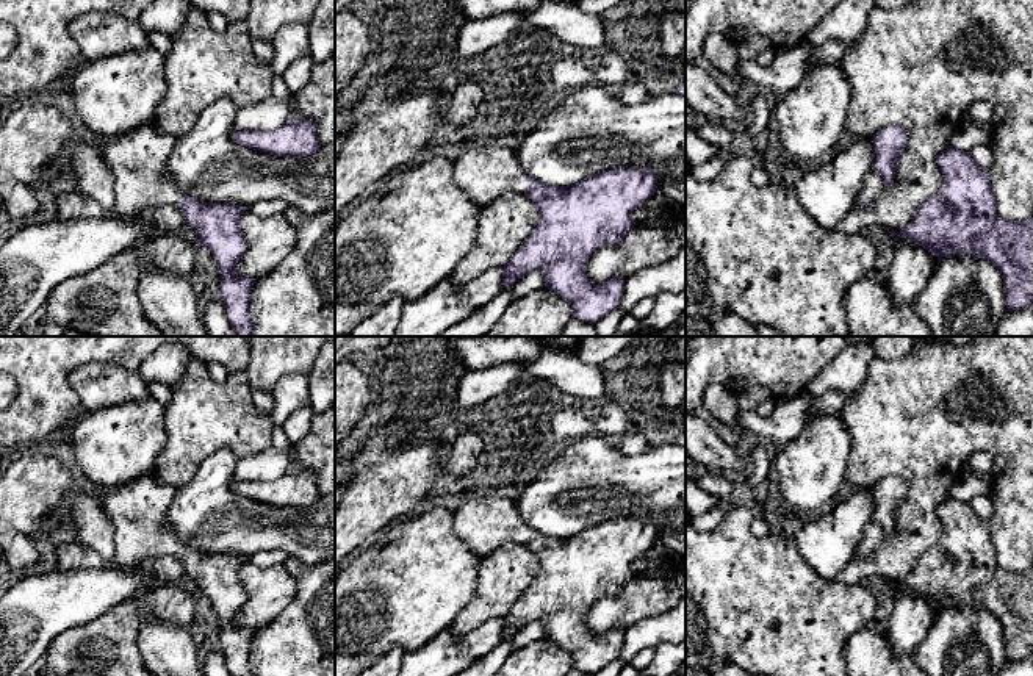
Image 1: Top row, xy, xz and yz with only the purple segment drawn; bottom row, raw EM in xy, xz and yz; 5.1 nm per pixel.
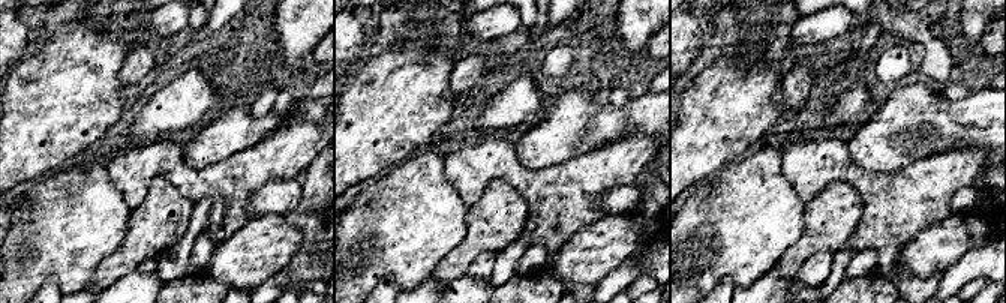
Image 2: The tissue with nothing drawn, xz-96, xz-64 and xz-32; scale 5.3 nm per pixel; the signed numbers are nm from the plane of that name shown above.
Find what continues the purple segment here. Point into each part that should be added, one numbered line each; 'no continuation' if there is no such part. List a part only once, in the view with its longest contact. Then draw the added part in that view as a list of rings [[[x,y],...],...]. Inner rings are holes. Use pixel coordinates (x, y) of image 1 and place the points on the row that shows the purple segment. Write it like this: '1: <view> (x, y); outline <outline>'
1: yz (874, 185); outline [[[875,164],[866,177],[864,186],[856,199],[858,208],[866,208],[866,200],[875,200],[878,194],[884,189],[883,177],[875,171]]]

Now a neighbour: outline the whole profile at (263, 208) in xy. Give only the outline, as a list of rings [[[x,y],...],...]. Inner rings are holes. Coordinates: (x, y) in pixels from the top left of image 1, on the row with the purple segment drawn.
[[[279,199],[272,200],[258,200],[249,207],[249,211],[260,216],[268,218],[272,214],[283,214],[288,208],[288,203]]]

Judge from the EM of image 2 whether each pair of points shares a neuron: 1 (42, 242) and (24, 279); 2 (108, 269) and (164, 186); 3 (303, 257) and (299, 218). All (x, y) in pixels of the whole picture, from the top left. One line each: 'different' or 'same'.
1: same
2: same
3: same

